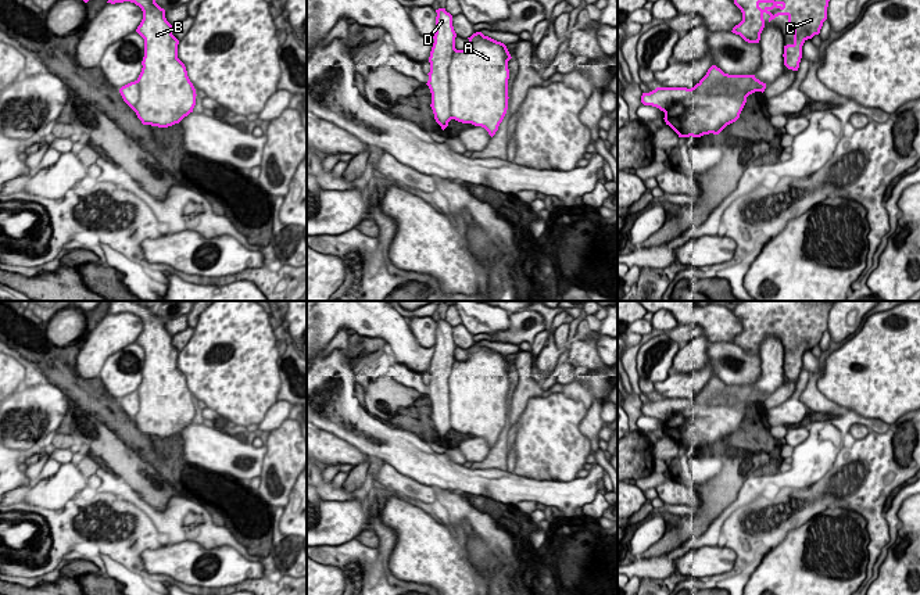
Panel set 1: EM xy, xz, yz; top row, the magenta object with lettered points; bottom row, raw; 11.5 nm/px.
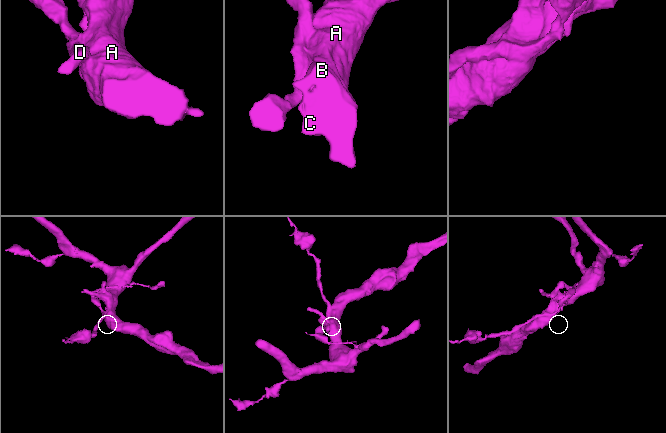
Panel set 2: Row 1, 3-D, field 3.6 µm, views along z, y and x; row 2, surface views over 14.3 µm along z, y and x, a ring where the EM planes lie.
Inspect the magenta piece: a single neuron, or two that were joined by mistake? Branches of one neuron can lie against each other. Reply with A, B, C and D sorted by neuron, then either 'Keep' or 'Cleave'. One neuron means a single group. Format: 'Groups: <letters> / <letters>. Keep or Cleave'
Groups: A B C / D. Cleave

